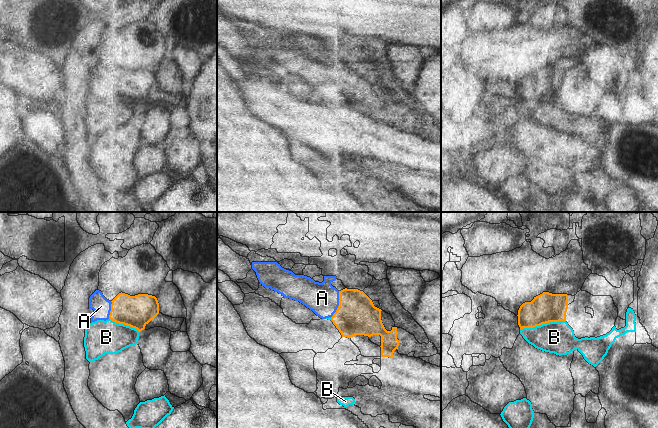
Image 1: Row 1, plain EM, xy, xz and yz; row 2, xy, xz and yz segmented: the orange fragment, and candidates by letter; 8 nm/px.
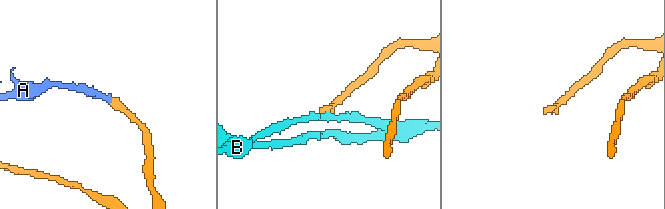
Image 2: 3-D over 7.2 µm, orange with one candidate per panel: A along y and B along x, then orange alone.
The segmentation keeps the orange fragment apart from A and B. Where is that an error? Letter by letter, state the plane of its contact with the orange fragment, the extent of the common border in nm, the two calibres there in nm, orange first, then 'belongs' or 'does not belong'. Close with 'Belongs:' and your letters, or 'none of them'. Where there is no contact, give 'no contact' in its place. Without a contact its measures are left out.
A: xz | 220 nm | 320/260 nm | belongs
B: yz | 380 nm | 240/260 nm | does not belong
Belongs: A

